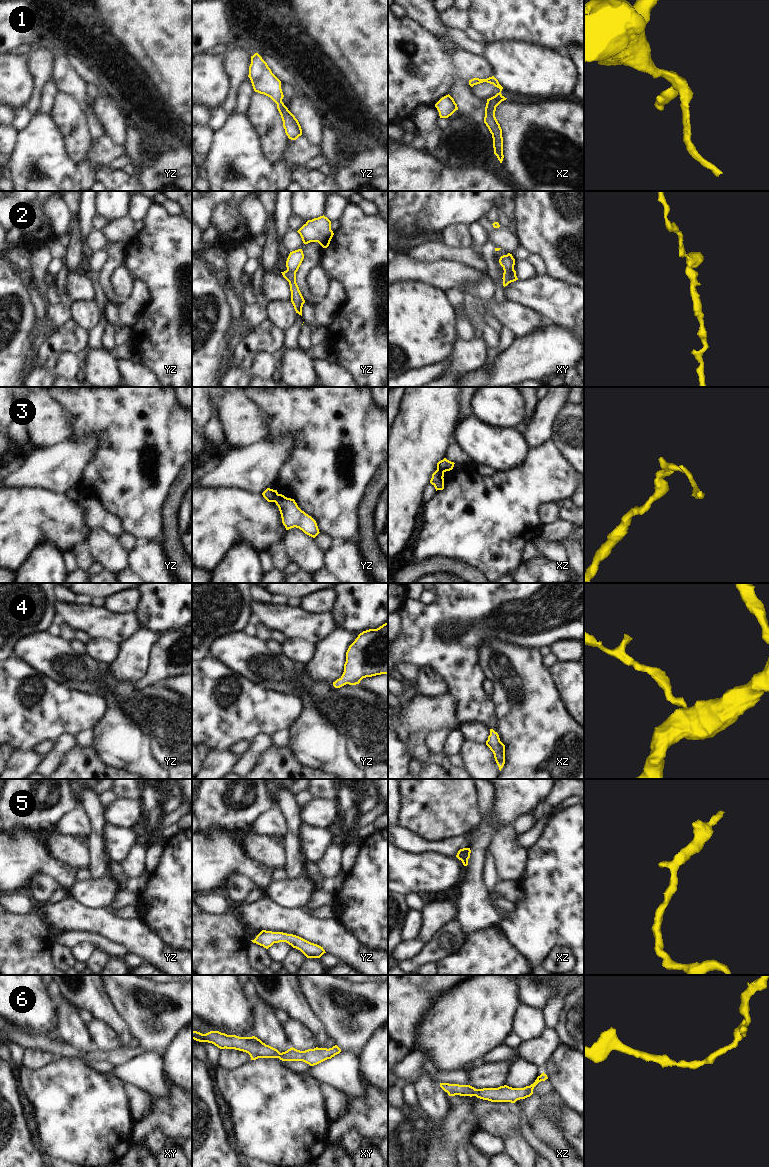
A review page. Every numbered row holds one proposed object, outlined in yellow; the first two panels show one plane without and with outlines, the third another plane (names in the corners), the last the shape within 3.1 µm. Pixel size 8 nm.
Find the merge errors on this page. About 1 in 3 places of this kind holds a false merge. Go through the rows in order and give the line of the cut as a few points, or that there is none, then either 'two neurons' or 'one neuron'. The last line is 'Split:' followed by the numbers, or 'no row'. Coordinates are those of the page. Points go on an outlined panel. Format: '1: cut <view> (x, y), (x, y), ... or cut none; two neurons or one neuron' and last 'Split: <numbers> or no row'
1: cut none; one neuron
2: cut none; one neuron
3: cut yz (278, 494), (274, 501); two neurons
4: cut none; one neuron
5: cut none; one neuron
6: cut none; one neuron
Split: 3

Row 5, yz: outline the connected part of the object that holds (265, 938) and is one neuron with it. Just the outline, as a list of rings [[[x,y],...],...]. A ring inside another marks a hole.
[[[262,930],[254,940],[251,940],[264,948],[268,949],[274,943],[286,942],[293,948],[300,950],[307,958],[320,958],[325,952],[323,947],[311,943],[299,936],[283,932],[272,932]]]

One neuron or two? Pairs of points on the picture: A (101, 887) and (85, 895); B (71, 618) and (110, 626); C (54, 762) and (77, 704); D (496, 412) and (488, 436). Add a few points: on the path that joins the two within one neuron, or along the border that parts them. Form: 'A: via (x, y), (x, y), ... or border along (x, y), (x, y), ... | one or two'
A: via (97, 891), (94, 894), (89, 894) | one
B: via (81, 618), (91, 619), (100, 624) | one
C: border along (75, 735), (62, 734), (55, 741) | two
D: border along (472, 415), (493, 426), (513, 428) | two

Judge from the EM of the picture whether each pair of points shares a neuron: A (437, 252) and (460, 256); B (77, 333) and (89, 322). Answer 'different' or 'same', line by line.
A: same
B: different

